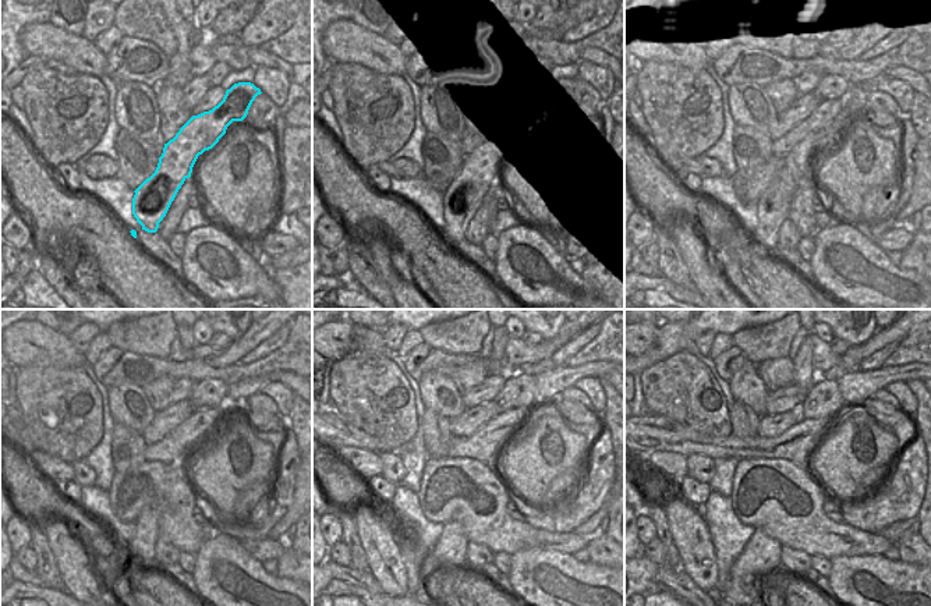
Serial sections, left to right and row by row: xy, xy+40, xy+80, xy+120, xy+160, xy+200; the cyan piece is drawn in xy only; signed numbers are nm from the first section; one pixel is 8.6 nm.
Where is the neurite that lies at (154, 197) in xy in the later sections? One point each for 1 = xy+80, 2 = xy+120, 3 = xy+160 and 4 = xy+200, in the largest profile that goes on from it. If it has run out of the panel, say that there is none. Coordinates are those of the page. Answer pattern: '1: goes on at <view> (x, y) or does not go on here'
1: goes on at xy+80 (772, 206)
2: goes on at xy+120 (140, 550)
3: goes on at xy+160 (448, 556)
4: goes on at xy+200 (753, 576)

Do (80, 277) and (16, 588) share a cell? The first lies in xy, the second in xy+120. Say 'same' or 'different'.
different

